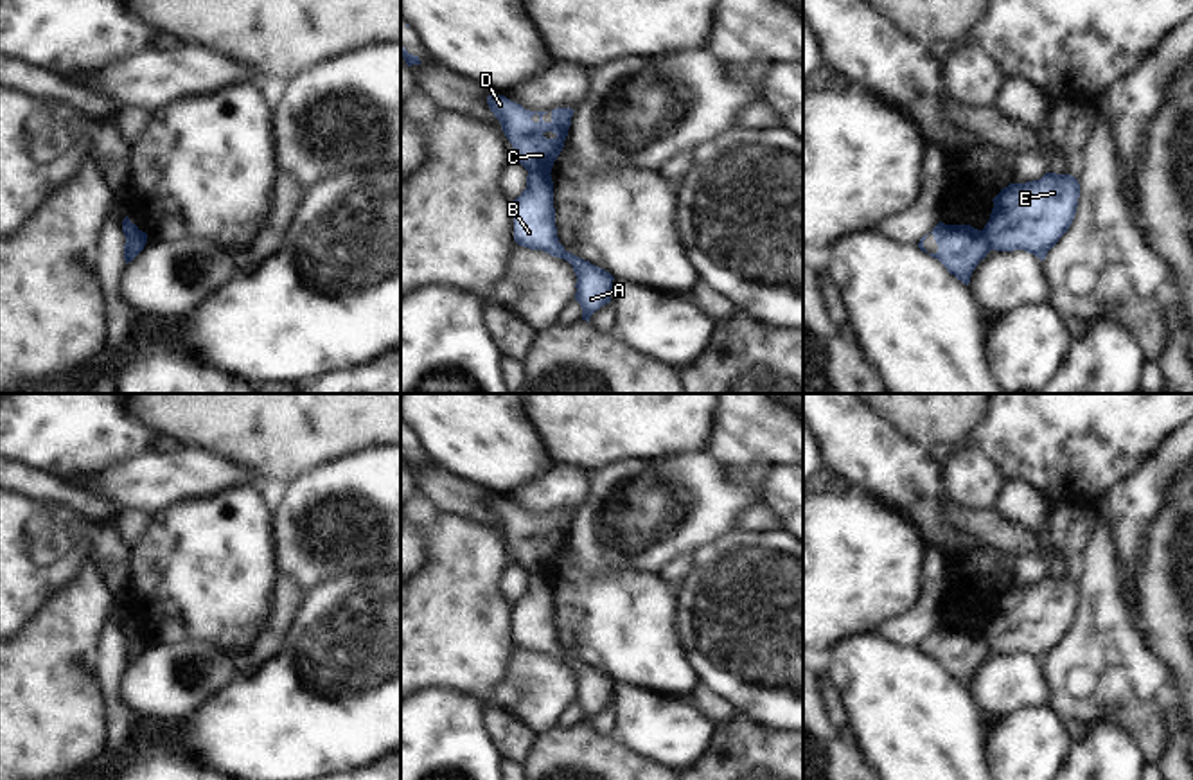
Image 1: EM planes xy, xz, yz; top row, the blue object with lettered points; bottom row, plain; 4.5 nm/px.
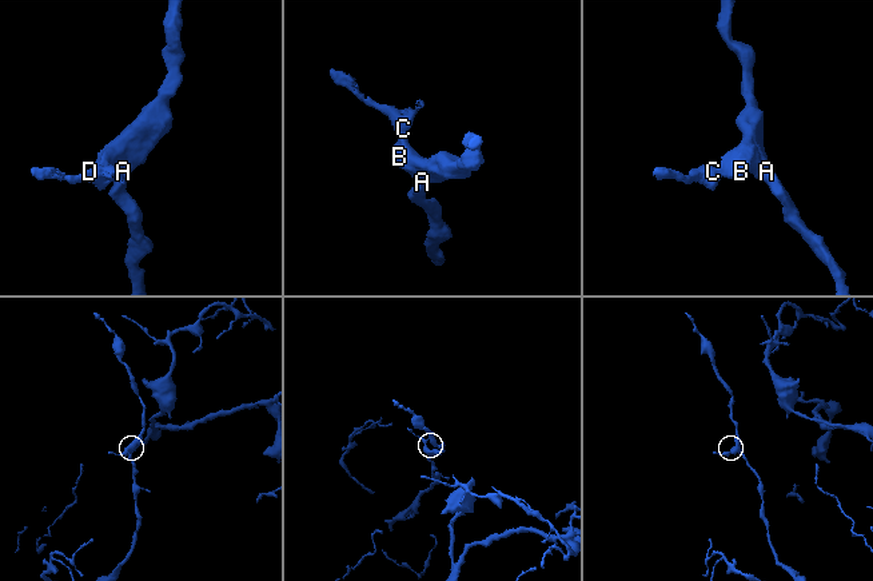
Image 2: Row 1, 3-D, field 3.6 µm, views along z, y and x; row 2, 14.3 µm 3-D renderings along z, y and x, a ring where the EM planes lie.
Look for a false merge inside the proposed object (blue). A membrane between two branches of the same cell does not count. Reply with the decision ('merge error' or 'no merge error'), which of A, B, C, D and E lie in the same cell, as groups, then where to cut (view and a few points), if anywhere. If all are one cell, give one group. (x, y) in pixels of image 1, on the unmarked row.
merge error; A B E / C D; cut in xz along (529, 574), (548, 577)

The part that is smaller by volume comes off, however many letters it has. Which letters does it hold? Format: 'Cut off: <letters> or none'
Cut off: C, D

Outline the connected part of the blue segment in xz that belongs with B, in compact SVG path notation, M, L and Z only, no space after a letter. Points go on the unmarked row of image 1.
M528 575L526 591L514 602L514 643L530 652L543 652L564 661L577 678L575 703L582 710L582 722L611 705L614 679L584 663L559 645L553 611L552 577Z

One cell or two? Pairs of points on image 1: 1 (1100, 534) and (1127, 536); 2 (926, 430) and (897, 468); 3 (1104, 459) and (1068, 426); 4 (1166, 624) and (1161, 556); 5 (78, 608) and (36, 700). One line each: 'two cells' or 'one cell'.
1: two cells
2: two cells
3: one cell
4: one cell
5: one cell

